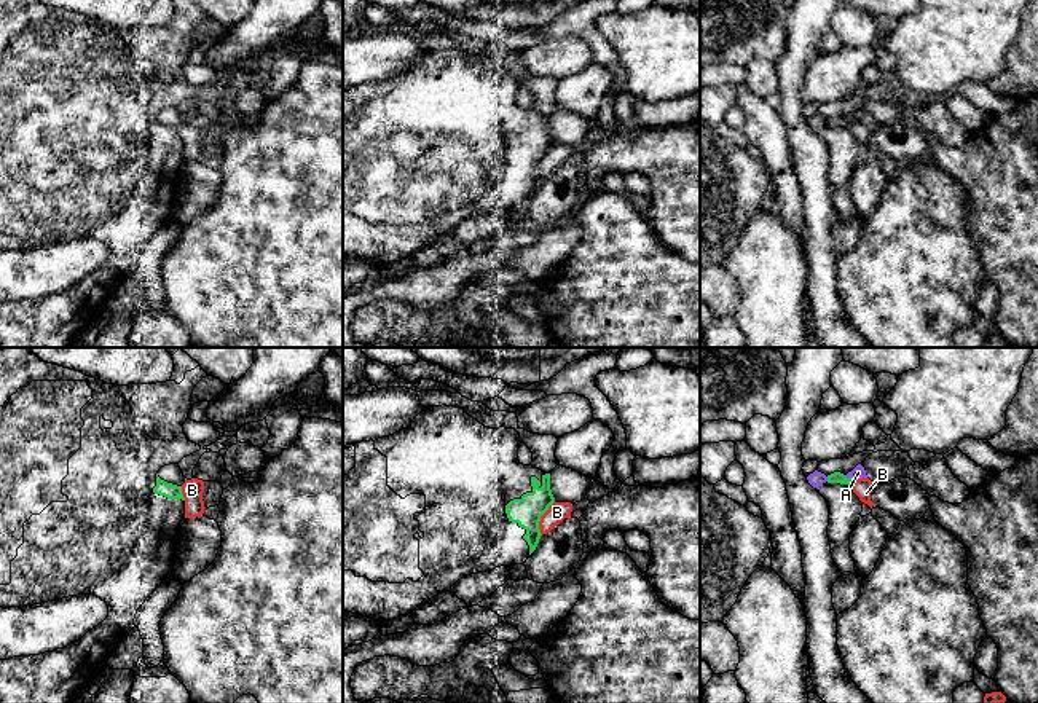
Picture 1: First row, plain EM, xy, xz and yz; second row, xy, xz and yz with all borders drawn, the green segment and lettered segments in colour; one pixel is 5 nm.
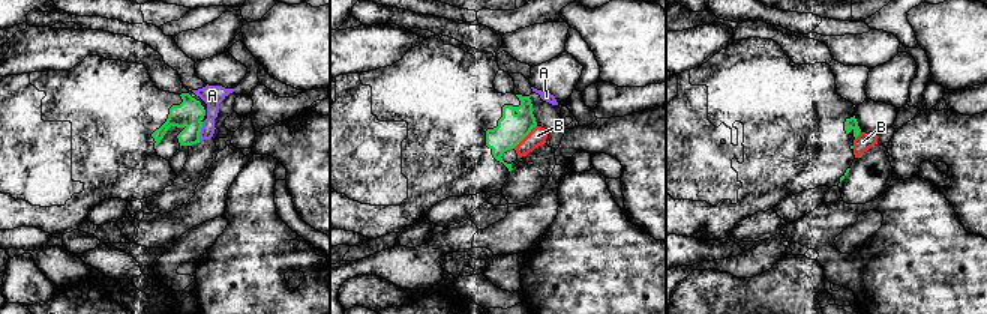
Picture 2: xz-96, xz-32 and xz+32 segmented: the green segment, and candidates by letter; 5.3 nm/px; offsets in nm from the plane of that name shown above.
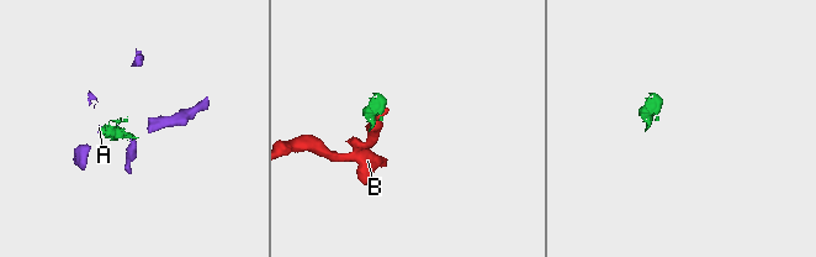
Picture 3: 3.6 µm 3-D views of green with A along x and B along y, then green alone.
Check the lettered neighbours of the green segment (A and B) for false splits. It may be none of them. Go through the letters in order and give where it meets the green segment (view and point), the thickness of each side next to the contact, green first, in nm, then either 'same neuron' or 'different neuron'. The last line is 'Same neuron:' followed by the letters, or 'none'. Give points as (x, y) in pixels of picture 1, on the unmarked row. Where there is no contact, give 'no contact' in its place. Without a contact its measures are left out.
A: yz (850, 120) | 60/70 nm | different neuron
B: xz (539, 161) | 150/100 nm | different neuron
Same neuron: none

